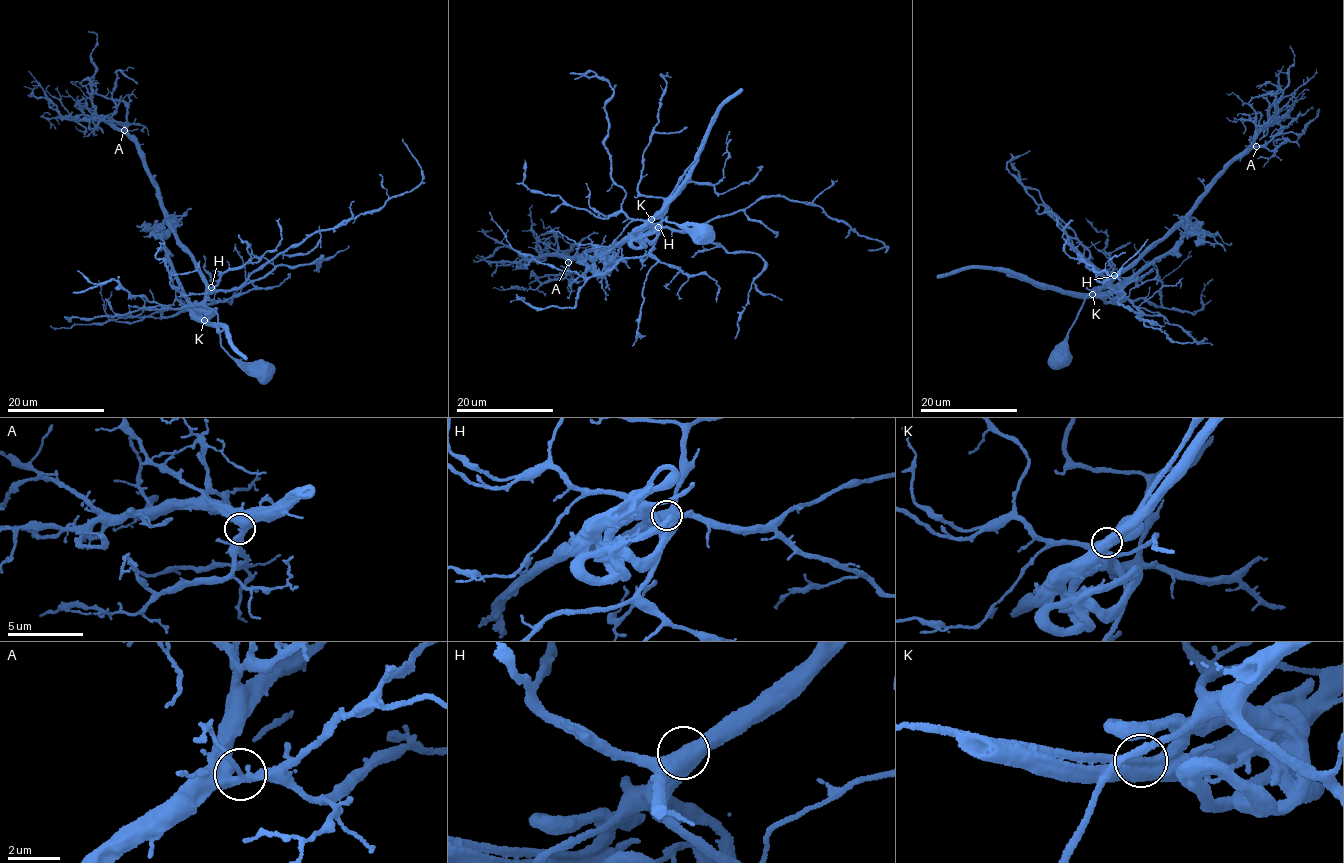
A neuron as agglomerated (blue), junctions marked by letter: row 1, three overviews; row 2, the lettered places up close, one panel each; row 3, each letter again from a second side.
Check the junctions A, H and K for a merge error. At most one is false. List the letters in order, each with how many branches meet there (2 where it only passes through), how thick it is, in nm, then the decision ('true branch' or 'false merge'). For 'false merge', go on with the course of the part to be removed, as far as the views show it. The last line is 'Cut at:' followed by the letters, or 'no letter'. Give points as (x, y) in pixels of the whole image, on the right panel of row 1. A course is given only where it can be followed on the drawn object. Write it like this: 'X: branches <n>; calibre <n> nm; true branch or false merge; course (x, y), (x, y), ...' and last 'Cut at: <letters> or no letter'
A: branches 3; calibre 400 nm; true branch
H: branches 2; calibre 550 nm; true branch
K: branches 2; calibre 650 nm; false merge; course (1092, 294), (1081, 297), (1010, 274), (973, 267), (937, 278)
Cut at: K

